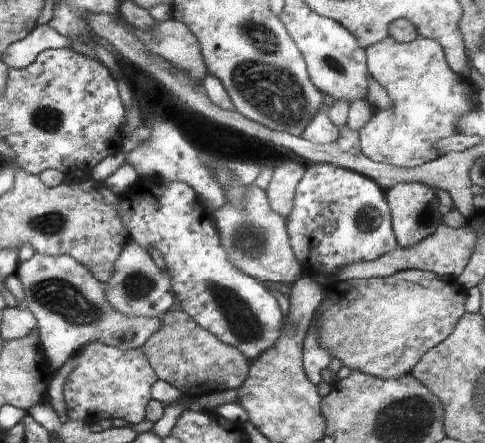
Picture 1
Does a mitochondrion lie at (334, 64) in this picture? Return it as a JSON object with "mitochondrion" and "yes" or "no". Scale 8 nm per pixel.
{"mitochondrion":"yes"}

